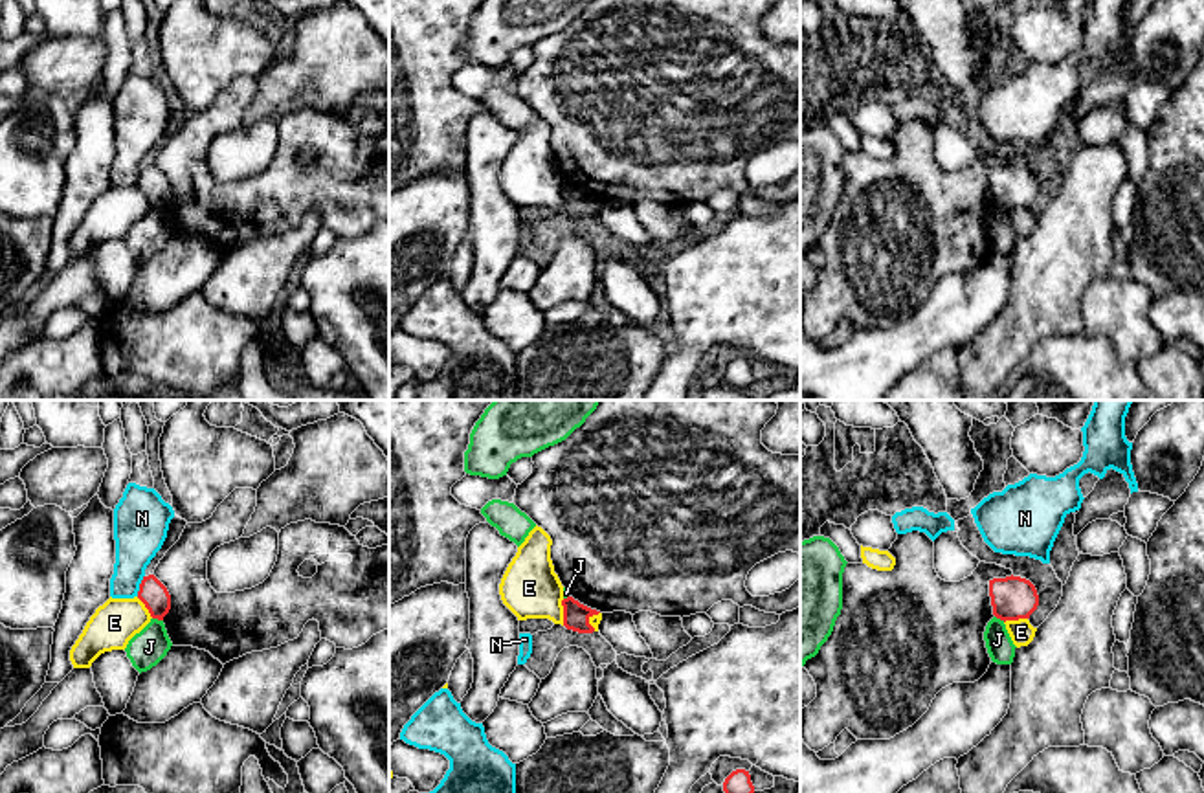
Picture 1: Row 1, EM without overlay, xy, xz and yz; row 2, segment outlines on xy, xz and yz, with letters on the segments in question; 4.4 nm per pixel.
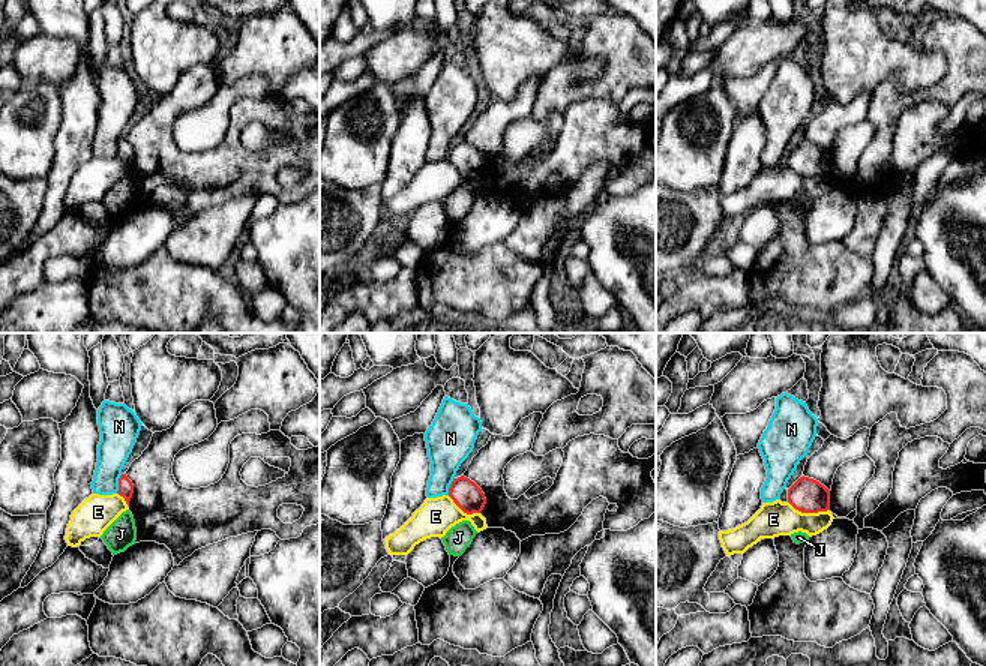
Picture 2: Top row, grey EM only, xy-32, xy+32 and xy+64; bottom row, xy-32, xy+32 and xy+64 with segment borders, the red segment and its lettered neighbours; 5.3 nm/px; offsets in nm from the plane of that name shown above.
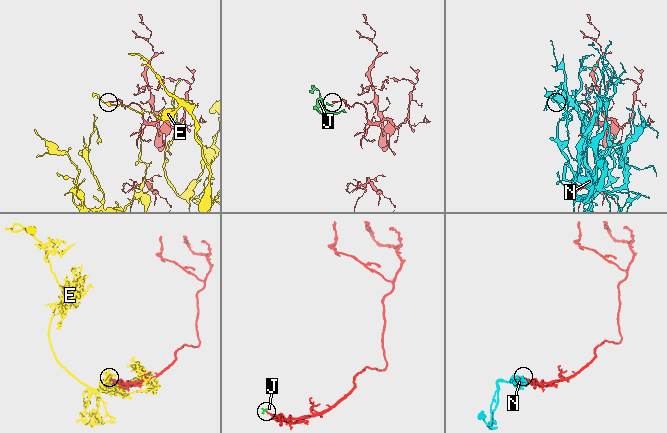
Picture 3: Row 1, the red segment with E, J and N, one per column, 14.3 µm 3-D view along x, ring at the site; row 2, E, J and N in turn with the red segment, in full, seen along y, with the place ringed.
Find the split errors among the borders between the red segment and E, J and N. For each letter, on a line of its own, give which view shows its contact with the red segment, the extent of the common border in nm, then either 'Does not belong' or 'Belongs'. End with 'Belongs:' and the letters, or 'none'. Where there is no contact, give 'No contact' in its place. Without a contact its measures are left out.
E: Touches red in xz. Shared border 120 nm. Does not belong
J: Touches red in xy. Shared border 50 nm. Does not belong
N: Touches red in xy. Shared border 100 nm. Does not belong
Belongs: none

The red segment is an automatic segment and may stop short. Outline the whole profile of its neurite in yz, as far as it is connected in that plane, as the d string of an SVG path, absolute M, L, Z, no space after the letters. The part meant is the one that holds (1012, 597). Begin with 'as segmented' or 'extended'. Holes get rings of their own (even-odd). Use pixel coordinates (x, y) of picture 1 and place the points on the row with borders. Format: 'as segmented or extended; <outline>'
as segmented; M1020 576L989 580L993 615L1000 620L1030 619L1039 606L1035 586Z

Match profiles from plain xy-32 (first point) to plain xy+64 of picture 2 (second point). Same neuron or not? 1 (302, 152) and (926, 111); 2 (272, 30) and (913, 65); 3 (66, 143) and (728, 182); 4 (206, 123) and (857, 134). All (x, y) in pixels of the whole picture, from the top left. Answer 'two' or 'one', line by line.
1: one
2: two
3: one
4: one

